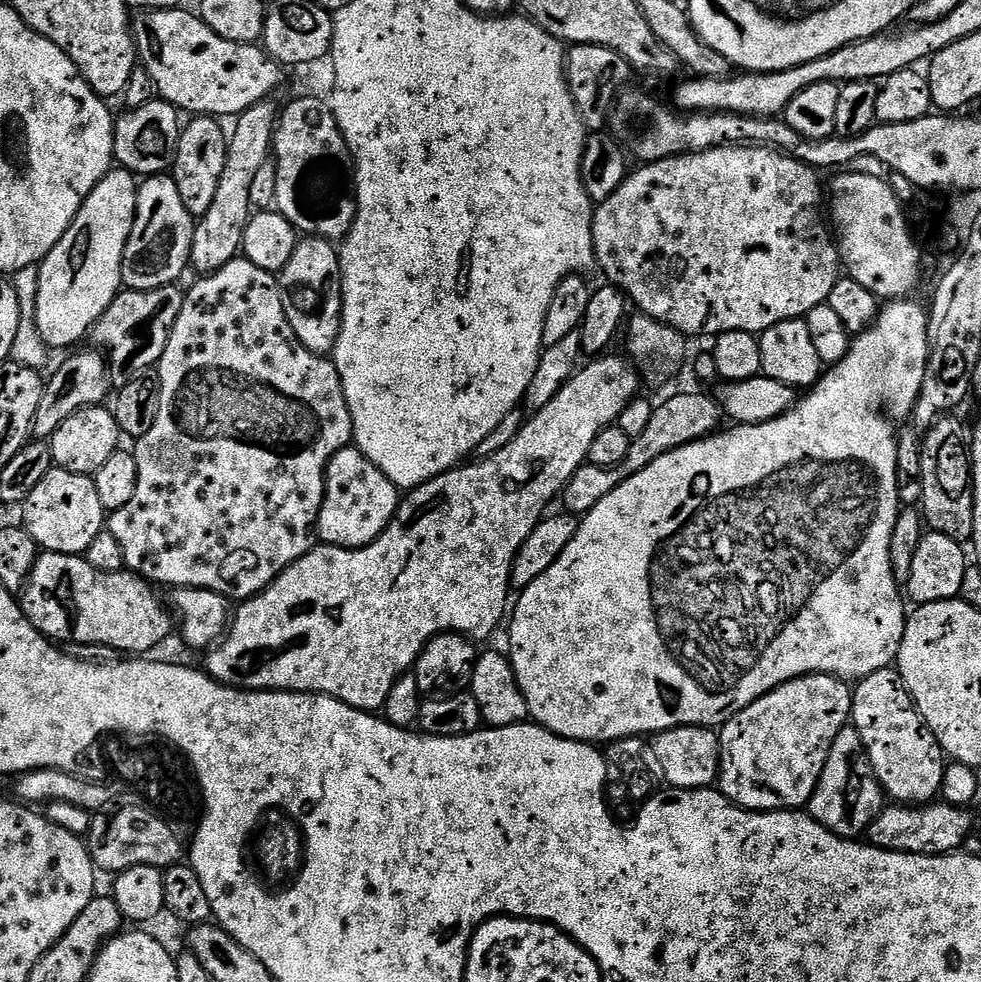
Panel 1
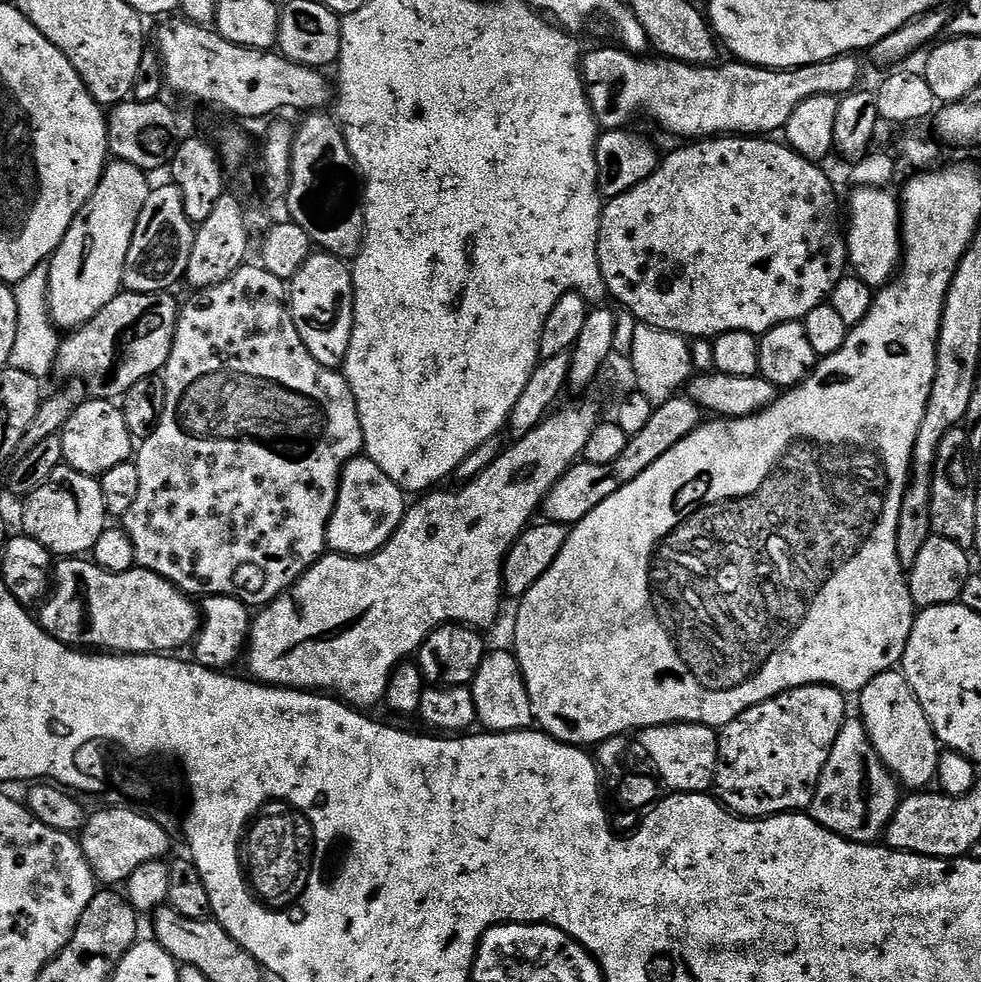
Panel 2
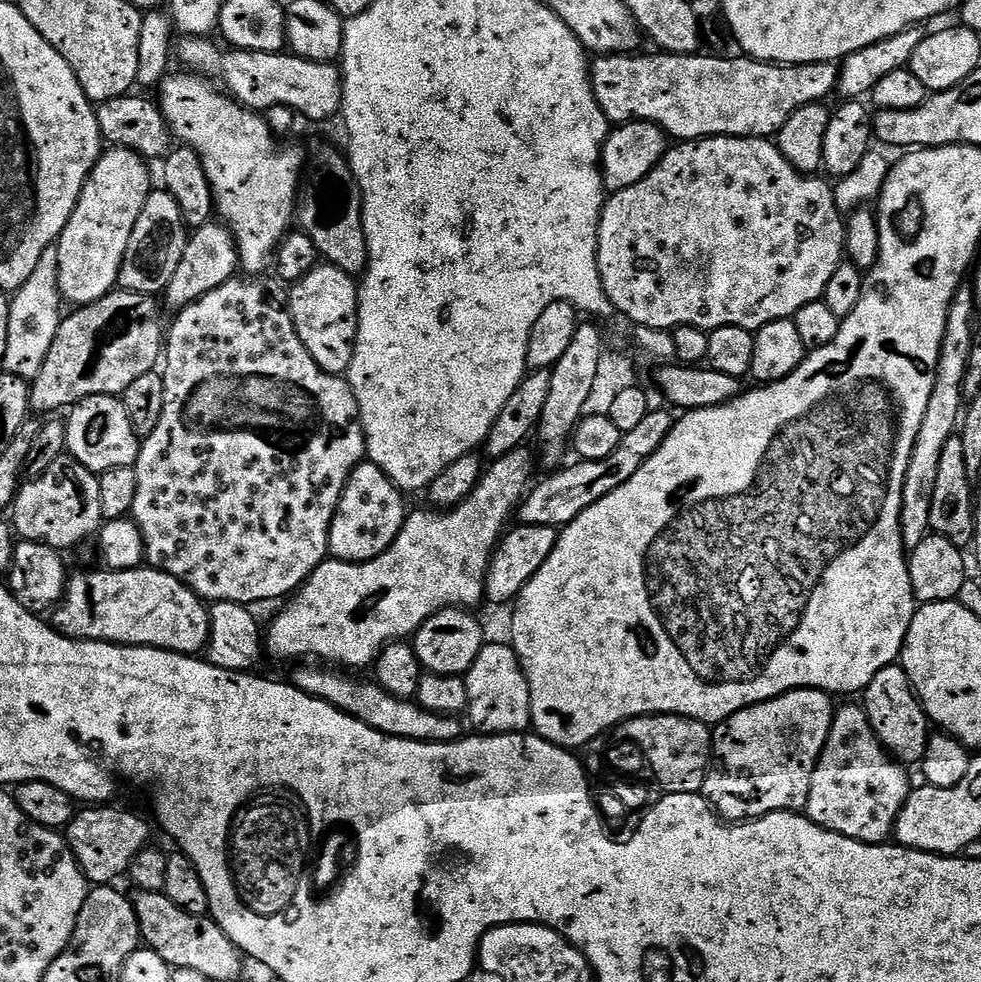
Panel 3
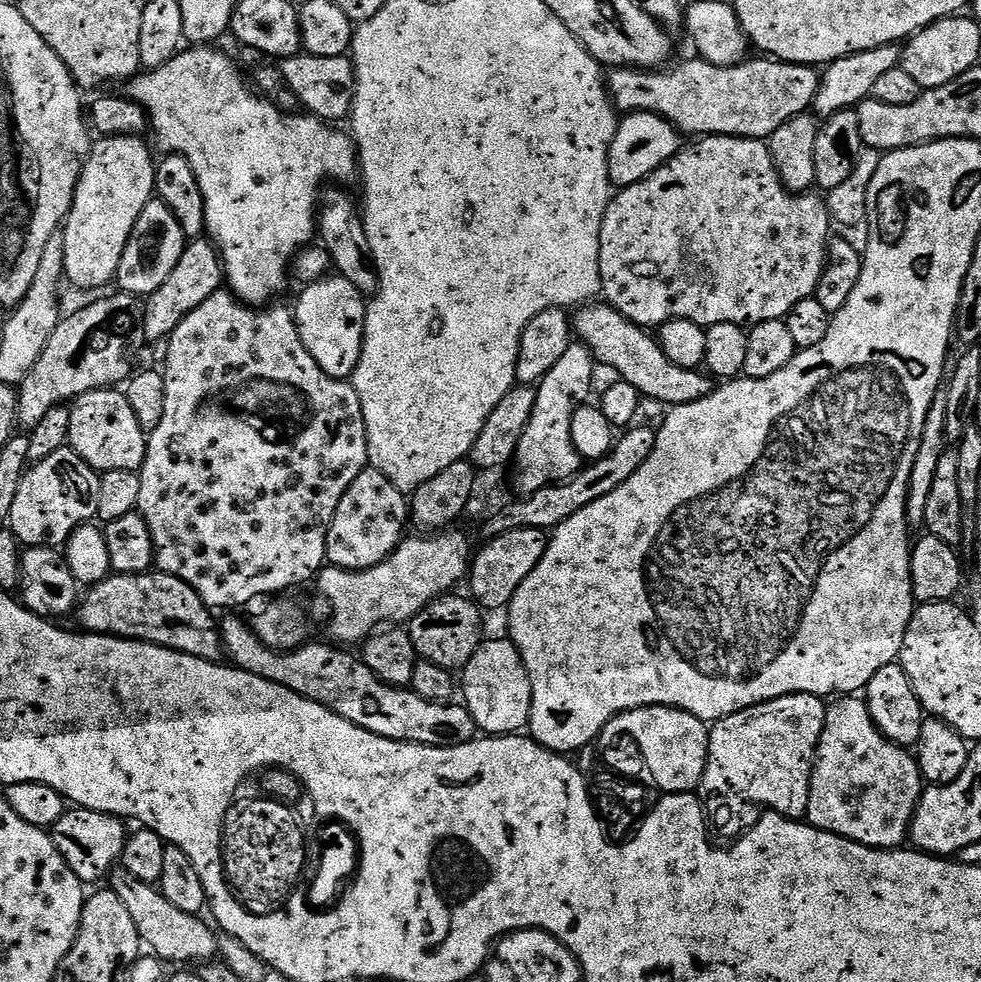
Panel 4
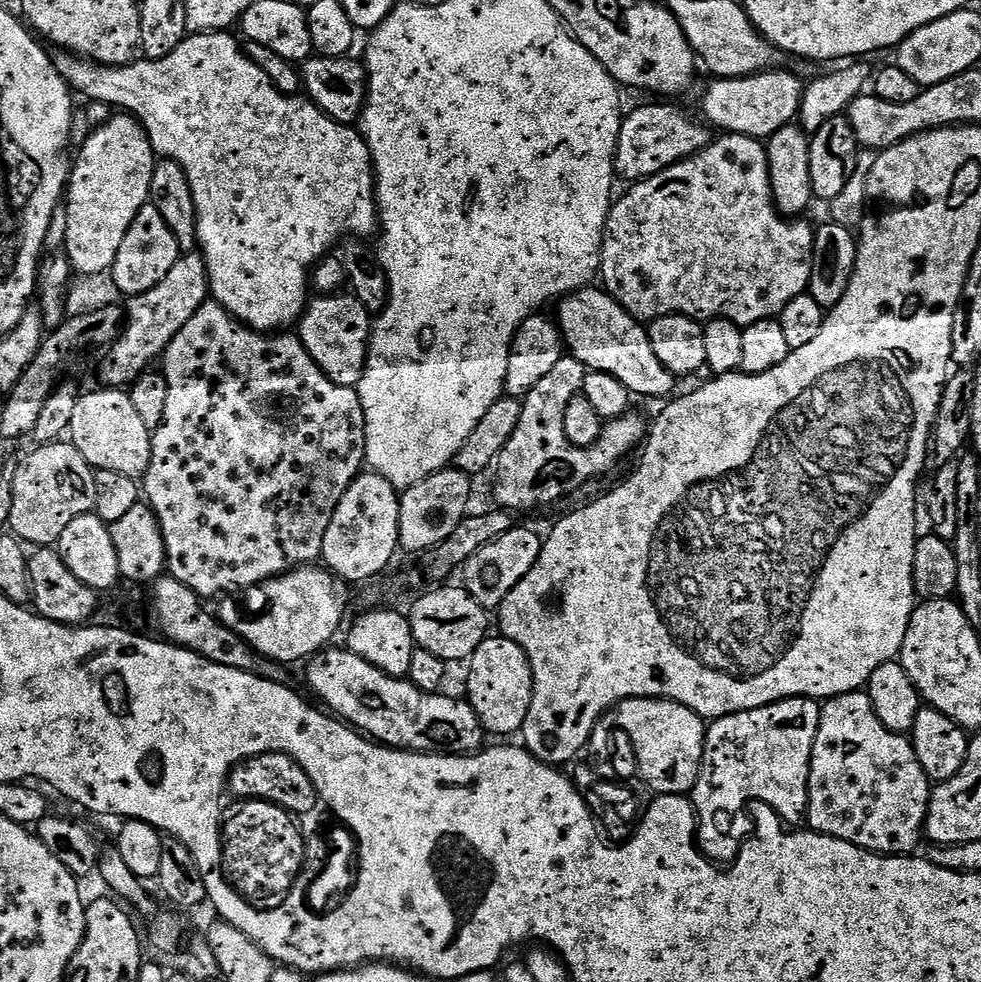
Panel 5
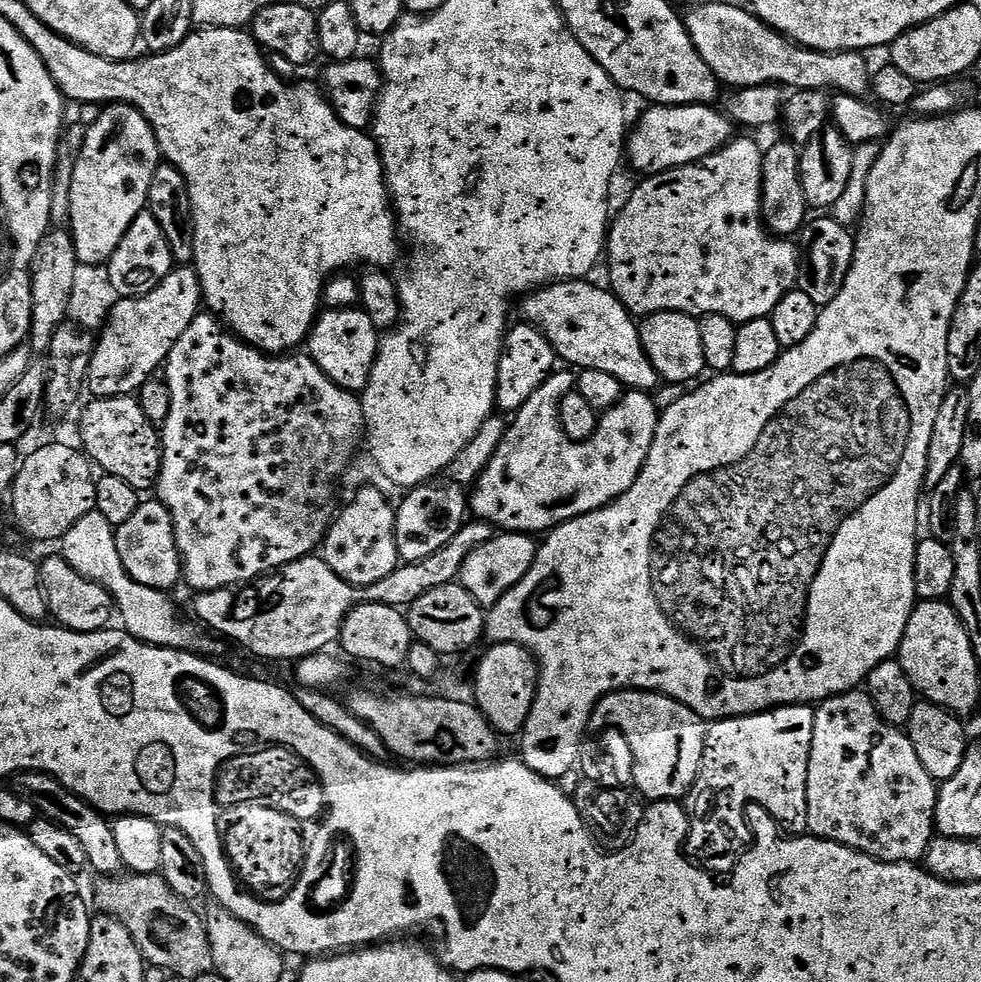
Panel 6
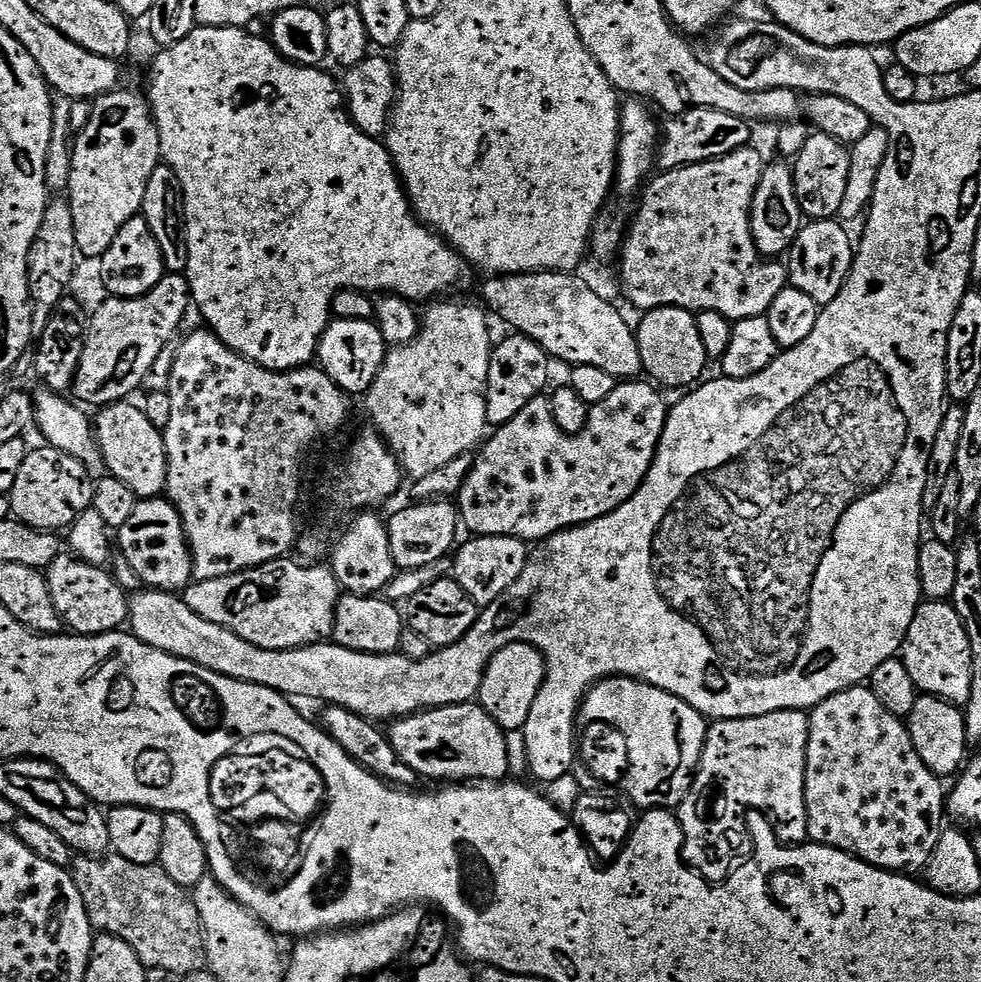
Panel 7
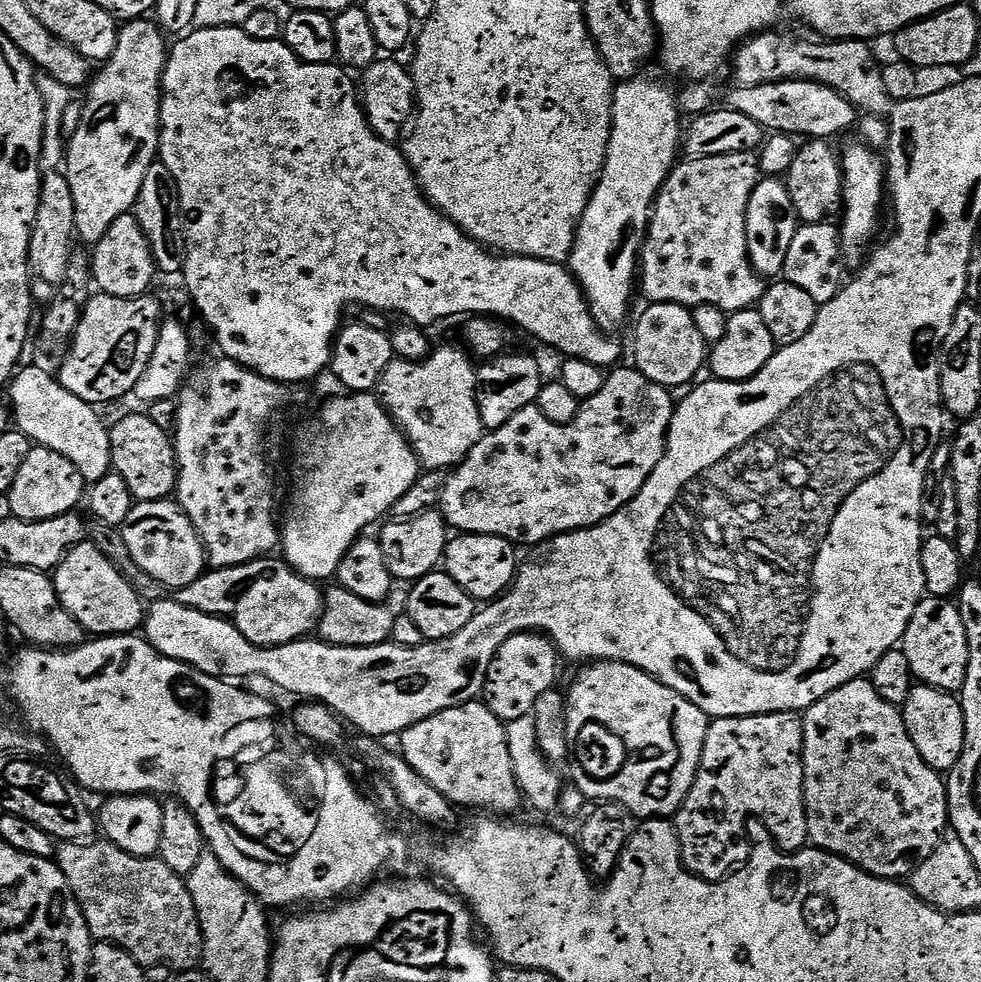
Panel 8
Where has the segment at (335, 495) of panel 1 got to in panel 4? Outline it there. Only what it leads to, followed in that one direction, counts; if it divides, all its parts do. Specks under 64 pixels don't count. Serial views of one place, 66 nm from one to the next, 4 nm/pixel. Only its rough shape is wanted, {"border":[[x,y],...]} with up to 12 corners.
{"border":[[364,468],[334,510],[327,563],[378,566],[400,544],[410,504]]}

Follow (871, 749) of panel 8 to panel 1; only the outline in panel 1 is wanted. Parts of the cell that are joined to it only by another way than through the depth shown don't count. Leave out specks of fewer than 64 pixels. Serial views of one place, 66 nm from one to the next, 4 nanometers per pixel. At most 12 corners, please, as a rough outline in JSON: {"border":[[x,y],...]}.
{"border":[[844,728],[830,746],[807,815],[841,838],[863,837],[886,793]]}

